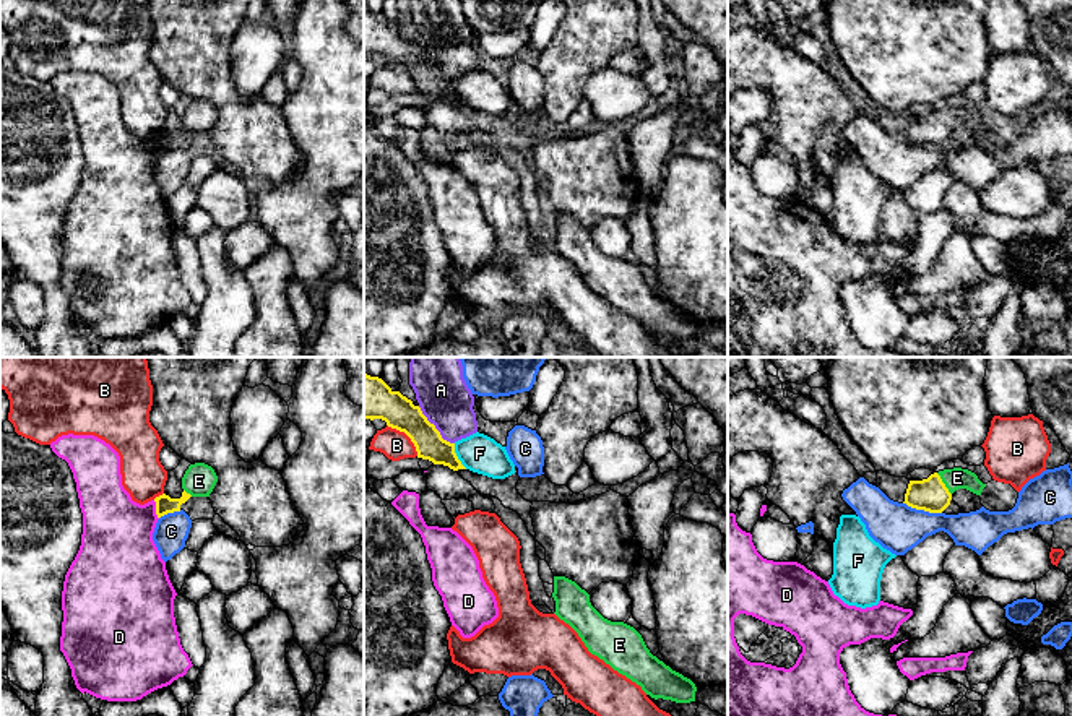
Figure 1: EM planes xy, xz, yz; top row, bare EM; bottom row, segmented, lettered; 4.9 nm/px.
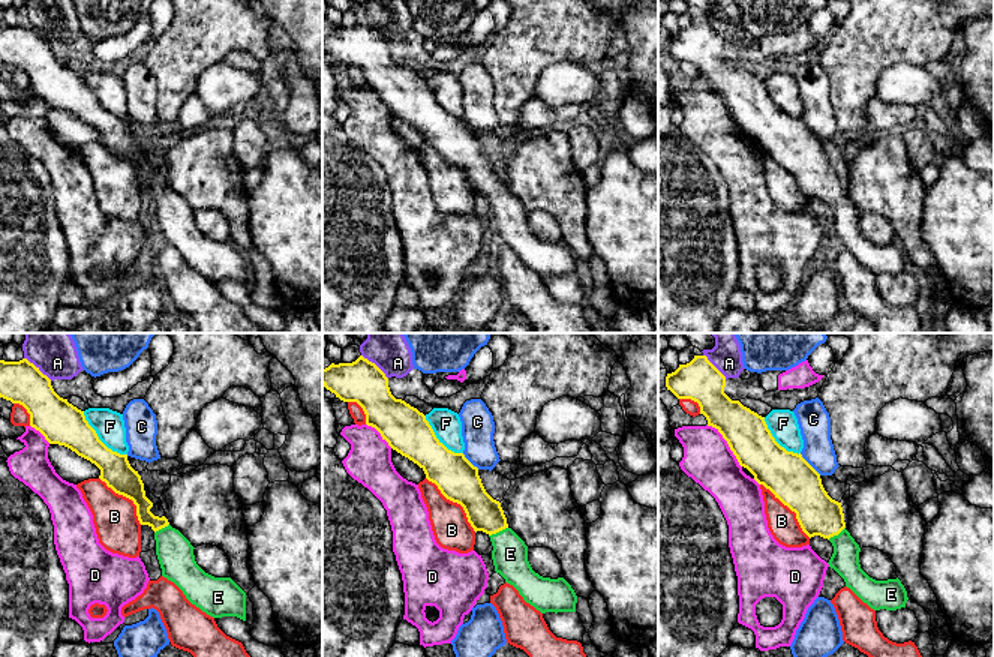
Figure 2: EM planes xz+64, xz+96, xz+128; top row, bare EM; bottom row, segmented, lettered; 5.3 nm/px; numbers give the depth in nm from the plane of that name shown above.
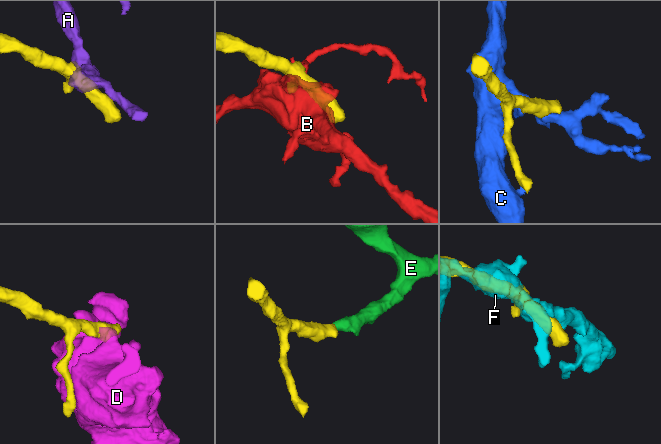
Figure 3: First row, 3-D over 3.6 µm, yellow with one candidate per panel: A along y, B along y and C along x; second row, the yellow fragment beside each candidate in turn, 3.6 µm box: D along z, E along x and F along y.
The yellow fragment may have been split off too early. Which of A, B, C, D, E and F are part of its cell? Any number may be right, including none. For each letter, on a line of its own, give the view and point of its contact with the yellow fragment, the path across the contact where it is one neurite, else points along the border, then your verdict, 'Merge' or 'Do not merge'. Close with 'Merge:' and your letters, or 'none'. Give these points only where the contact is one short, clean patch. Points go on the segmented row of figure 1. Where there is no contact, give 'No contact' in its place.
A: Touches yellow at xz (434, 427). Boundary: xz (418, 406), (439, 434), (453, 444). Do not merge
B: Touches yellow at xz (406, 434). Do not merge
C: Touches yellow at yz (923, 508). Do not merge
D: Touches yellow at xy (156, 510). Do not merge
E: Touches yellow at yz (944, 484). Path across: yz (931, 494), (944, 484), (957, 478). Merge
F: Touches yellow at xz (457, 457). Do not merge
Merge: E

